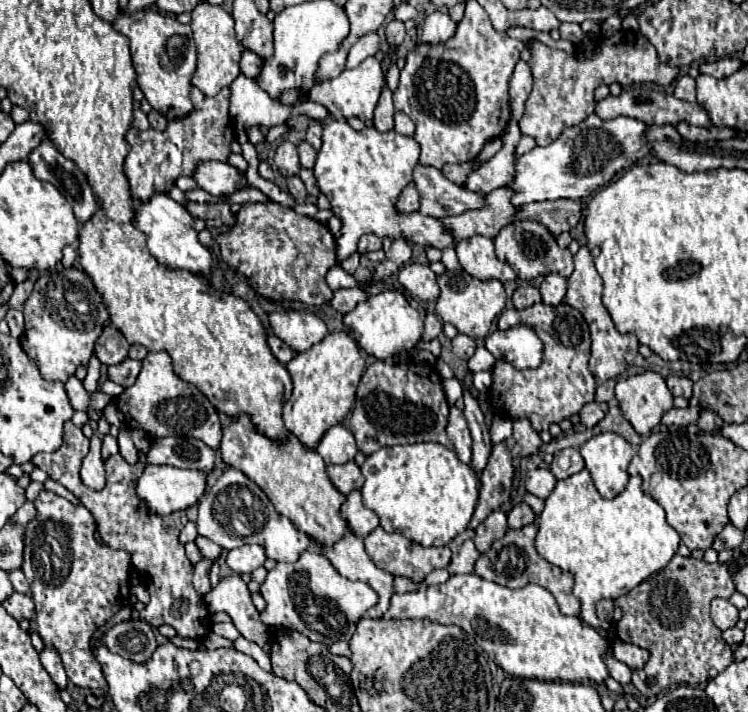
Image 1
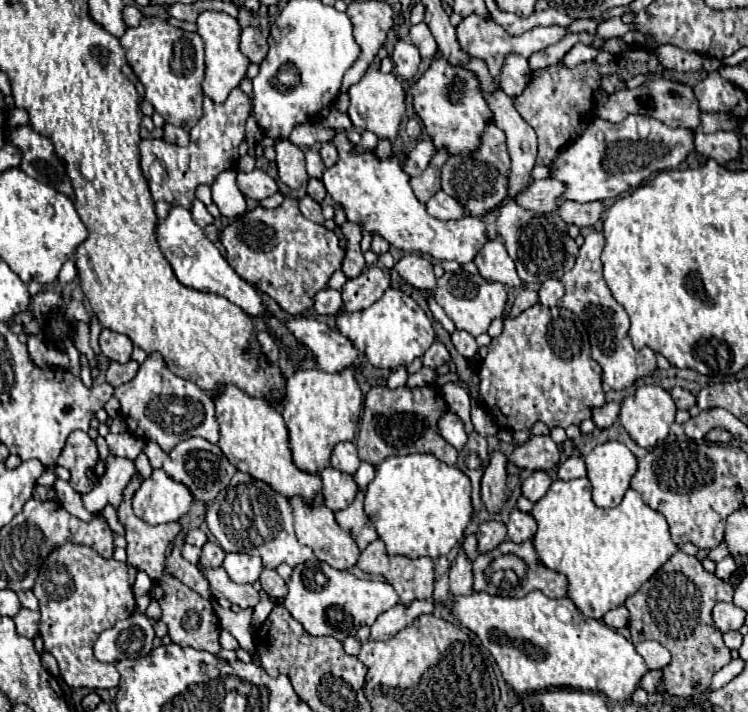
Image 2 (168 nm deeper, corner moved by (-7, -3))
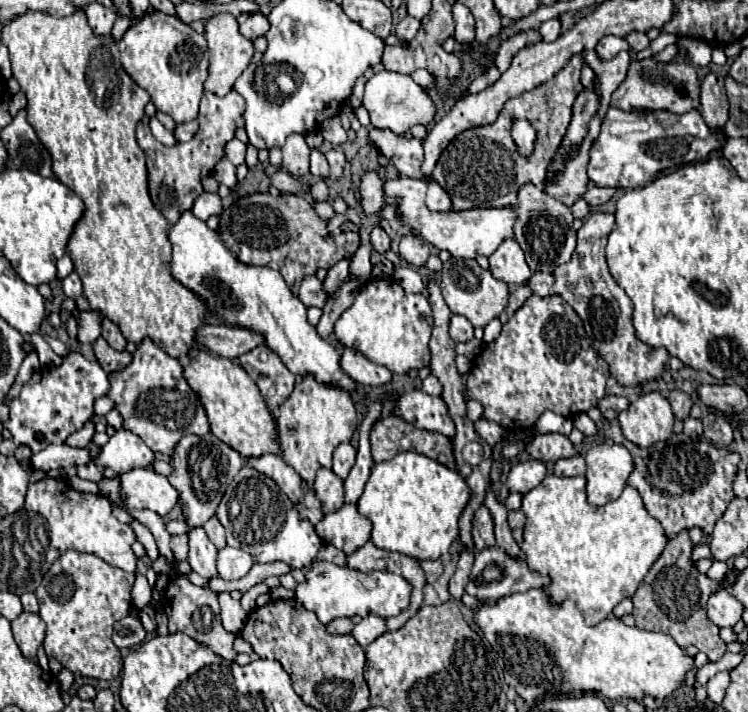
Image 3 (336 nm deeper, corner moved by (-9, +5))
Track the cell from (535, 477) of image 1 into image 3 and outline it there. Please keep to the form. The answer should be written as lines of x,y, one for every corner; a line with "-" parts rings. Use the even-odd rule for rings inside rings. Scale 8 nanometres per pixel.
528,459
524,463
518,463
510,469
508,477
506,477
506,485
512,493
526,493
534,487
538,487
538,483
542,483
542,479
546,477
546,467
542,461
536,459

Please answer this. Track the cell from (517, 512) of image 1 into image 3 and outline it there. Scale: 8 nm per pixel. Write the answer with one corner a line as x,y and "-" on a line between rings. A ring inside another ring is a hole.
510,511
510,513
508,513
508,525
510,525
510,531
512,531
512,537
514,537
518,543
522,543
524,523
526,523
526,517
522,515
522,511

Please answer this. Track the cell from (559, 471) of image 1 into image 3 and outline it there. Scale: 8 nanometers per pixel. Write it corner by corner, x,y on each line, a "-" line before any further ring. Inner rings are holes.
582,455
558,459
554,465
554,475
558,477
574,477
574,475
584,475
584,473
586,473
586,463

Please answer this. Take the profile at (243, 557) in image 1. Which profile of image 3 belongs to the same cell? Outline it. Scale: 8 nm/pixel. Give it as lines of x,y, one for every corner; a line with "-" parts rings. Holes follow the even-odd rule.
224,547
218,551
216,569
220,579
224,581
242,579
250,571
250,567
252,567
252,559
250,555
246,555
246,551
234,549
234,547

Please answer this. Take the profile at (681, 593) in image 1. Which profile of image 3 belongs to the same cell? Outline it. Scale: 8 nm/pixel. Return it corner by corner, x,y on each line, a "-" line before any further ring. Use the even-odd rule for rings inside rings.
686,529
680,531
674,539
670,539
666,543
662,555
650,567
648,575
644,577
644,581
640,583
638,591
632,597
632,601
634,601
632,615
636,619
638,629
666,631
668,635
674,637
674,641
678,645
682,645
682,647
696,645
700,651
704,651
708,655
710,661
718,661
726,653
726,643
720,639
718,627
714,627
714,623
710,623
708,619
704,621
704,609
700,609
700,607
706,607
708,597
720,589
720,583
708,579
704,573
700,573
694,567
692,559
690,559
690,551
692,551
692,541
690,541
690,535
-
684,571
686,571
686,579
678,579
680,573
684,573
-
680,583
684,583
684,585
680,585
-
678,591
682,591
684,605
676,603

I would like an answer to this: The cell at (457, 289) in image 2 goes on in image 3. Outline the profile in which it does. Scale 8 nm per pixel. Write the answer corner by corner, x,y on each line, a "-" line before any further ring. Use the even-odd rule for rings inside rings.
476,259
446,261
440,275
440,287
450,311
464,315
474,327
486,327
492,319
496,319
504,311
508,303
508,285
496,279
490,271
482,269
476,263

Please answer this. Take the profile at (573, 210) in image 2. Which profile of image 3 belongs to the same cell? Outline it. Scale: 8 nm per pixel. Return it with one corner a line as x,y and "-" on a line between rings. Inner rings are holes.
590,185
588,191
584,193
584,199
590,203
590,207
598,207
598,205
604,205
614,193
616,193
616,189
612,189
612,187
594,187
594,185

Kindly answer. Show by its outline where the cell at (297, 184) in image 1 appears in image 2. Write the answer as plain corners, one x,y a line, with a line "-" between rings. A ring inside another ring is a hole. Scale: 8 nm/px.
306,195
306,197
300,199
300,211
302,211
302,215
306,219
312,219
314,223
324,223
322,209
320,209
320,205
310,195

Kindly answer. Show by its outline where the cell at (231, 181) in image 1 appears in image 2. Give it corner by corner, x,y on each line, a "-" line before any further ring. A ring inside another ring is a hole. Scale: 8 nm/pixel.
254,169
250,173
238,171
236,183
238,183
238,189
242,191
244,197
250,197
250,199
256,199
256,201
266,199
266,197
270,197
272,193
278,191
276,181
260,169

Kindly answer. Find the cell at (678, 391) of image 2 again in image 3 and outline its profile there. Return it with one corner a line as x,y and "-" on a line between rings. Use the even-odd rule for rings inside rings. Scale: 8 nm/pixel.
670,391
668,393
668,401
672,405
674,417
680,419
680,421
686,421
688,415
690,415
690,407
692,407
690,397
686,393
682,393
682,391

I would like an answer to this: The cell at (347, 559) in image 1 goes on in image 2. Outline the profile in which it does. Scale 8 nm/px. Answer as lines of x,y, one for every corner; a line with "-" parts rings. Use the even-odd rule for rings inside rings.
300,497
290,499
290,505
292,505
292,509
294,509
294,527
296,527
296,537
298,537
298,541
300,541
302,545
308,545
320,561
328,563
330,567
334,567
334,569
338,569
338,571
348,571
348,569
352,569
352,567
358,565
360,553
362,553
360,547
356,545
354,537
352,537
350,533
346,533
346,531
336,523
334,513
332,513
328,507
324,507
322,503
308,505
308,503
304,503
304,499
300,499

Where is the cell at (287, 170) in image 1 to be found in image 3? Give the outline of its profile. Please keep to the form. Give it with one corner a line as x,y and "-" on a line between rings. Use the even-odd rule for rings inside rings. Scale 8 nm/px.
290,135
286,139
286,145
282,147
282,155
284,155
282,167
286,167
290,171
290,175
294,175
294,177
308,175
310,149
308,149
306,139
302,135

